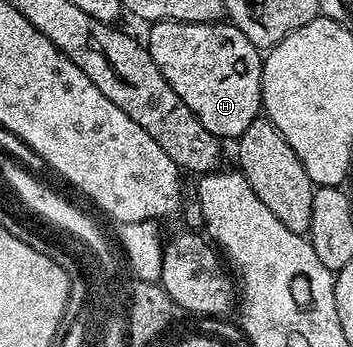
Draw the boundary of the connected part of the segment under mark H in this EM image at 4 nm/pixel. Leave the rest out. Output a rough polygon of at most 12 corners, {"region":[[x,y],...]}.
{"region":[[154,21],[147,48],[199,122],[258,120],[262,50],[231,23]]}

